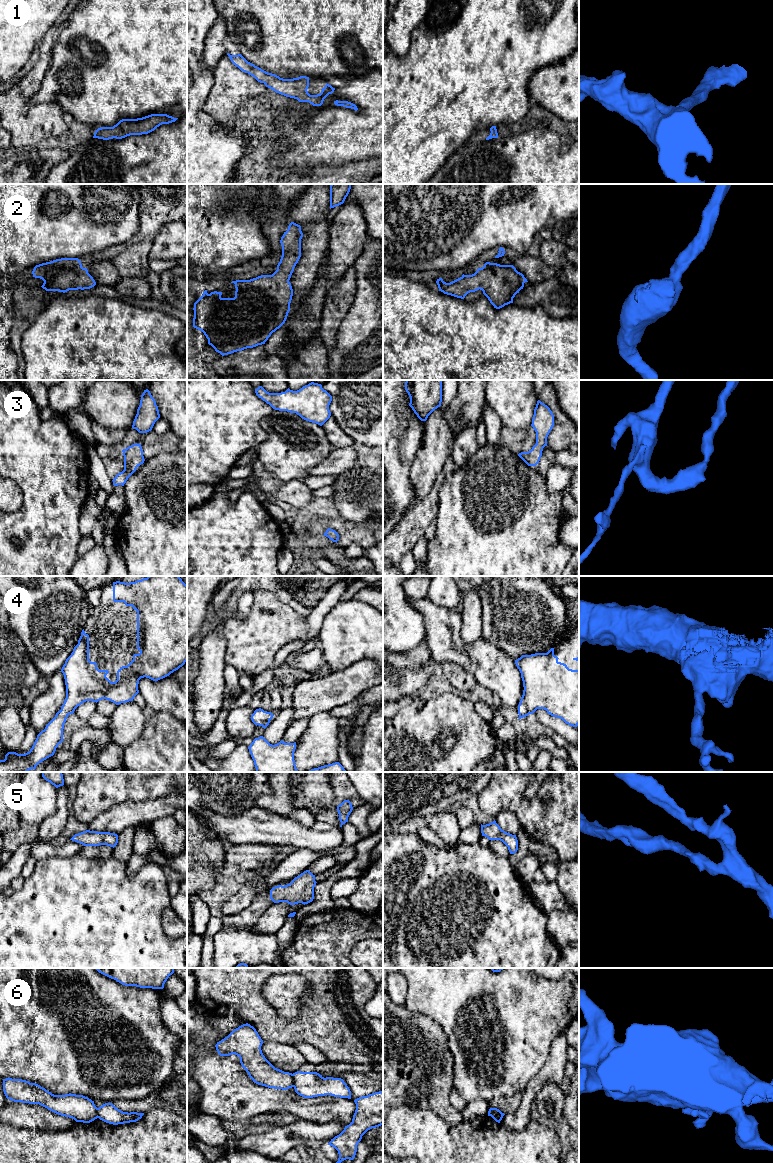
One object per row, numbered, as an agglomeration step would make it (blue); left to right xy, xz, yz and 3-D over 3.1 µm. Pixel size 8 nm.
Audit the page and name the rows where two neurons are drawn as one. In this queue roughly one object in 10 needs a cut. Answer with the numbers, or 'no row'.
6

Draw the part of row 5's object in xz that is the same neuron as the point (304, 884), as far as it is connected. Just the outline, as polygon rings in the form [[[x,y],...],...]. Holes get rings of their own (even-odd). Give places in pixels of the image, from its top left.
[[[309,870],[295,877],[287,885],[278,885],[270,890],[270,899],[274,903],[287,902],[290,905],[308,904],[314,899],[315,875]]]

